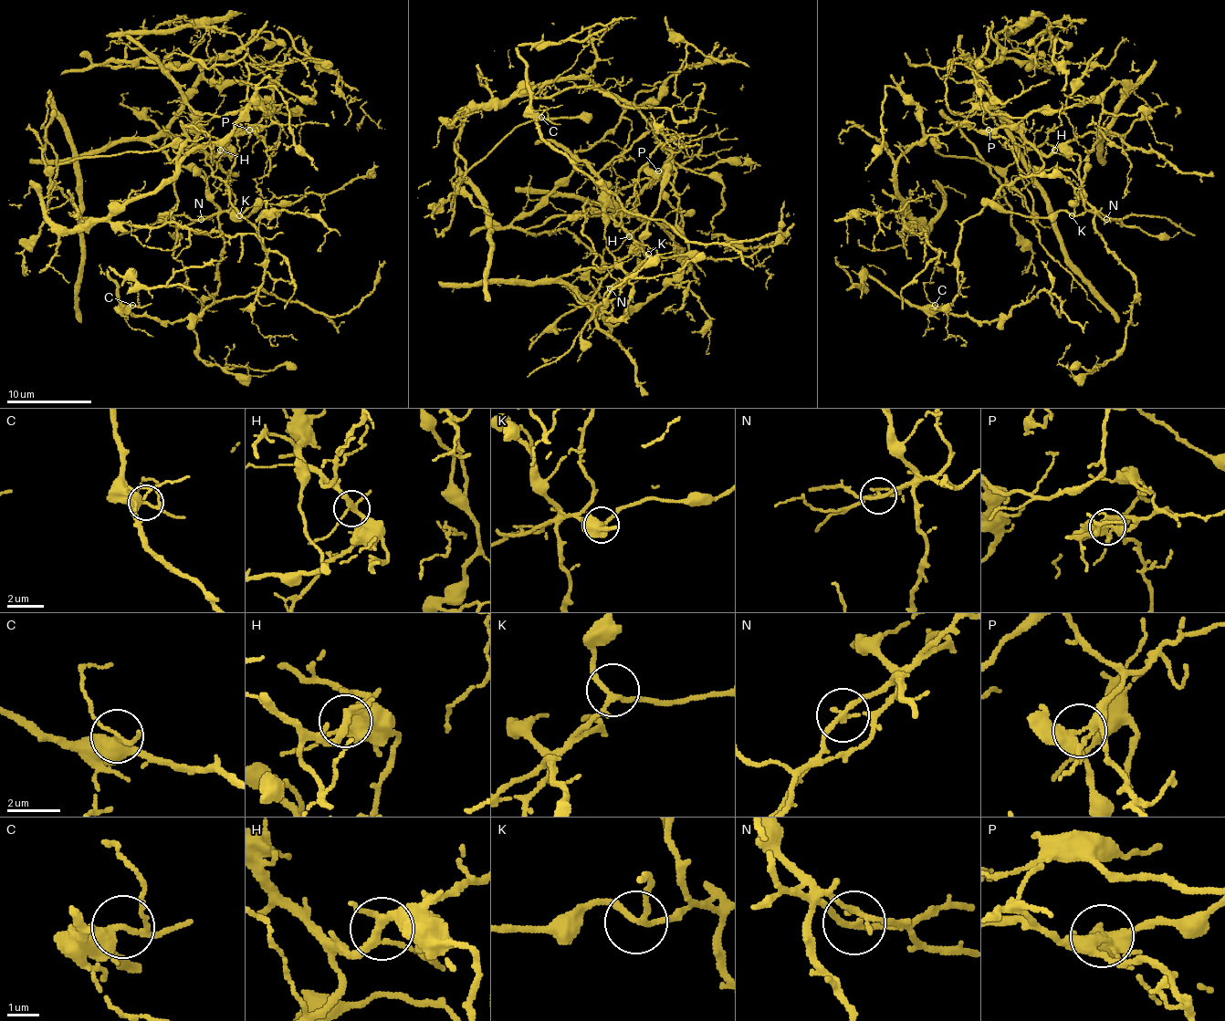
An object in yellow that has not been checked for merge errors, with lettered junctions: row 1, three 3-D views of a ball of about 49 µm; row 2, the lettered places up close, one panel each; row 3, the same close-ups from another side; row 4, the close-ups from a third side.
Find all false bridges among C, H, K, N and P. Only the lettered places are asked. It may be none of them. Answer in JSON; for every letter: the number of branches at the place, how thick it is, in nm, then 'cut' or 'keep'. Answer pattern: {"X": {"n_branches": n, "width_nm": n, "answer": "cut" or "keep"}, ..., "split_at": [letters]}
{"C": {"n_branches": 4, "width_nm": 300, "answer": "keep"}, "H": {"n_branches": 4, "width_nm": 240, "answer": "keep"}, "K": {"n_branches": 3, "width_nm": 170, "answer": "keep"}, "N": {"n_branches": 3, "width_nm": 150, "answer": "cut"}, "P": {"n_branches": 6, "width_nm": 360, "answer": "cut"}, "split_at": ["N", "P"]}

